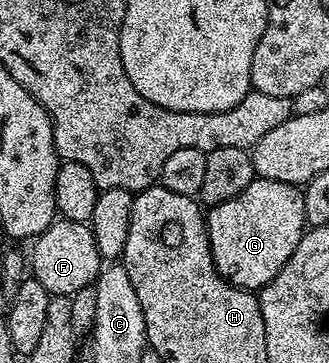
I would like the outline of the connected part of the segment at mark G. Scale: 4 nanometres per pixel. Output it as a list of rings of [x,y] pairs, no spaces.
[[[257,177],[235,199],[227,199],[208,210],[207,228],[211,255],[221,278],[240,289],[260,291],[283,271],[283,263],[291,259],[307,228],[301,189]]]

